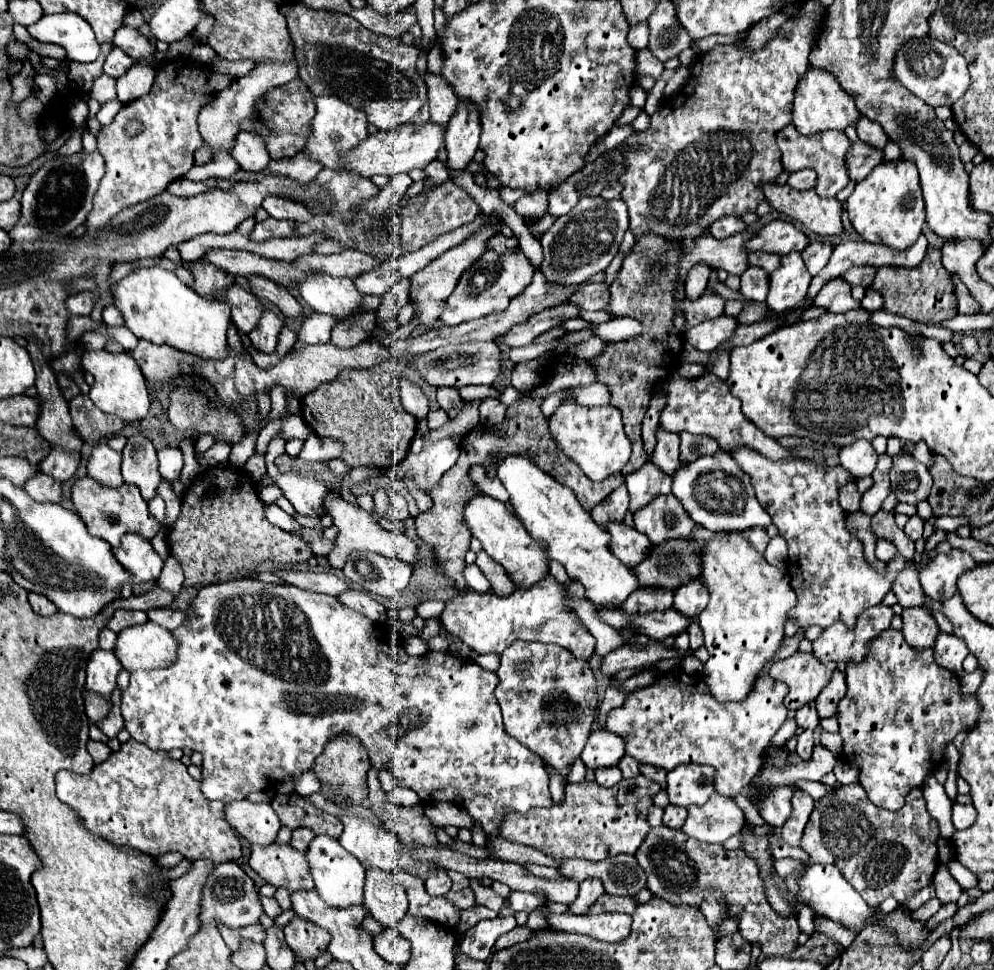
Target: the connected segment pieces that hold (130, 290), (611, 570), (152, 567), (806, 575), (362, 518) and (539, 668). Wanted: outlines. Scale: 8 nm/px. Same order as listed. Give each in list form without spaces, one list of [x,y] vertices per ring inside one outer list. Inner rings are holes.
[[[159,266],[139,268],[115,284],[115,306],[125,318],[125,326],[153,344],[171,344],[177,350],[203,358],[221,360],[227,356],[229,306],[225,302],[207,302],[195,290],[187,288],[175,272]]]
[[[511,454],[497,464],[495,476],[507,488],[515,516],[523,522],[525,530],[539,542],[545,542],[549,558],[561,562],[567,574],[583,582],[587,598],[593,604],[619,606],[633,590],[637,590],[637,576],[609,550],[609,534],[591,520],[591,514],[583,510],[575,494],[559,484],[553,476],[543,472],[531,456]]]
[[[125,534],[123,536],[121,548],[117,550],[115,558],[131,574],[129,582],[123,584],[123,588],[121,588],[123,598],[131,598],[135,586],[157,580],[161,574],[161,568],[163,568],[163,560],[153,550],[151,542],[139,538],[137,534]]]
[[[737,448],[729,454],[751,478],[757,500],[771,514],[773,524],[789,544],[791,564],[787,564],[787,570],[799,598],[789,618],[795,618],[801,628],[811,624],[827,628],[835,620],[843,620],[851,628],[865,608],[883,600],[891,590],[897,572],[905,566],[905,558],[895,556],[887,562],[889,572],[877,574],[863,556],[863,544],[849,536],[845,512],[839,504],[839,488],[843,488],[847,480],[855,480],[851,478],[851,472],[843,466],[819,466],[799,458],[767,460],[765,456],[755,454],[753,448]]]
[[[331,494],[325,498],[325,508],[327,508],[327,514],[333,516],[335,526],[339,528],[337,546],[327,556],[327,562],[329,562],[331,568],[343,568],[351,550],[379,552],[379,554],[385,554],[389,558],[399,558],[399,560],[403,560],[407,564],[413,564],[417,560],[417,556],[415,556],[417,554],[417,544],[413,540],[409,540],[405,534],[401,534],[401,532],[391,532],[391,530],[385,530],[385,528],[377,526],[371,512],[355,508],[349,502],[345,502],[343,498],[333,498]]]
[[[513,642],[501,654],[501,666],[497,670],[497,676],[499,676],[499,684],[495,688],[495,698],[501,706],[507,734],[519,740],[531,752],[539,754],[543,762],[559,770],[563,774],[563,780],[567,782],[565,778],[567,768],[581,754],[591,730],[591,722],[595,718],[595,708],[597,708],[595,676],[593,676],[593,670],[589,668],[589,662],[571,656],[571,652],[567,652],[563,646],[557,646],[557,644]]]

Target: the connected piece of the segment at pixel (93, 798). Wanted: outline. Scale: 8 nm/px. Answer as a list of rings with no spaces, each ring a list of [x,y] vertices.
[[[137,740],[121,744],[117,752],[111,752],[109,758],[101,764],[95,764],[93,772],[79,776],[69,770],[61,770],[55,776],[57,798],[71,806],[71,810],[81,818],[83,826],[103,838],[111,840],[115,846],[129,846],[149,856],[161,856],[167,852],[181,852],[189,860],[211,858],[215,862],[233,862],[241,856],[241,842],[231,824],[225,820],[225,804],[207,800],[201,792],[201,784],[193,780],[179,760],[173,760],[163,750],[151,750]]]

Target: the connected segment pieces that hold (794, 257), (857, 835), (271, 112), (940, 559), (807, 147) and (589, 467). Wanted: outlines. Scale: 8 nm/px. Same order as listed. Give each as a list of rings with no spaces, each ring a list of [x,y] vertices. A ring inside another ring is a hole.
[[[791,252],[781,258],[781,268],[769,274],[767,306],[773,312],[785,312],[805,300],[811,274],[807,272],[799,252]]]
[[[861,784],[851,786],[837,786],[837,790],[845,790],[845,800],[825,796],[815,802],[815,810],[807,822],[801,848],[811,856],[811,864],[823,862],[823,864],[835,864],[841,874],[853,884],[853,888],[865,898],[869,906],[879,906],[887,896],[895,896],[899,904],[905,902],[905,896],[921,890],[931,884],[931,878],[937,870],[937,838],[939,838],[939,826],[937,822],[927,814],[925,800],[921,788],[913,788],[907,794],[905,806],[889,812],[879,806],[875,806]]]
[[[297,78],[289,84],[267,90],[257,102],[257,112],[251,112],[251,116],[241,120],[239,128],[245,132],[255,132],[255,134],[263,136],[271,160],[277,162],[283,158],[293,158],[295,154],[299,154],[303,150],[313,116],[315,116],[313,96],[311,96],[309,88]]]
[[[951,550],[949,556],[947,554],[939,554],[935,556],[931,562],[925,564],[925,568],[919,568],[919,580],[921,580],[921,586],[923,586],[923,592],[927,596],[931,596],[933,600],[945,600],[949,596],[953,596],[957,592],[957,576],[969,568],[975,566],[975,560],[963,552],[963,550]]]
[[[789,124],[787,128],[783,128],[777,136],[777,144],[779,150],[783,154],[783,168],[787,172],[797,172],[803,168],[811,168],[817,172],[817,188],[815,192],[823,198],[833,198],[839,190],[843,190],[849,184],[849,168],[847,168],[847,152],[851,148],[851,140],[847,138],[845,132],[839,130],[831,130],[831,132],[817,132],[817,136],[803,136],[801,132],[797,132],[797,128],[793,128],[793,124]]]
[[[567,398],[549,418],[549,430],[561,452],[591,480],[605,480],[613,472],[619,472],[631,456],[631,442],[623,430],[621,412],[615,406],[581,406],[573,398]]]

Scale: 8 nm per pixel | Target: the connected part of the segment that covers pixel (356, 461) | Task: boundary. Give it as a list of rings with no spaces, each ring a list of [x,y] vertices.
[[[387,360],[369,370],[347,368],[339,372],[335,380],[321,384],[301,398],[303,422],[317,436],[343,440],[345,452],[341,458],[353,468],[393,468],[407,456],[411,448],[417,432],[417,418],[411,416],[401,404],[395,368],[395,360]]]

